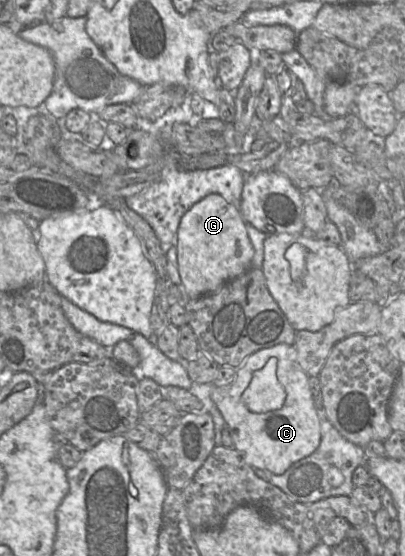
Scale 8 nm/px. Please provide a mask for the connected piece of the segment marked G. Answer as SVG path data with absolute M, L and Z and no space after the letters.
M209 194L181 218L177 231L176 256L186 298L196 299L217 291L225 283L252 267L254 248L238 207L219 194Z

